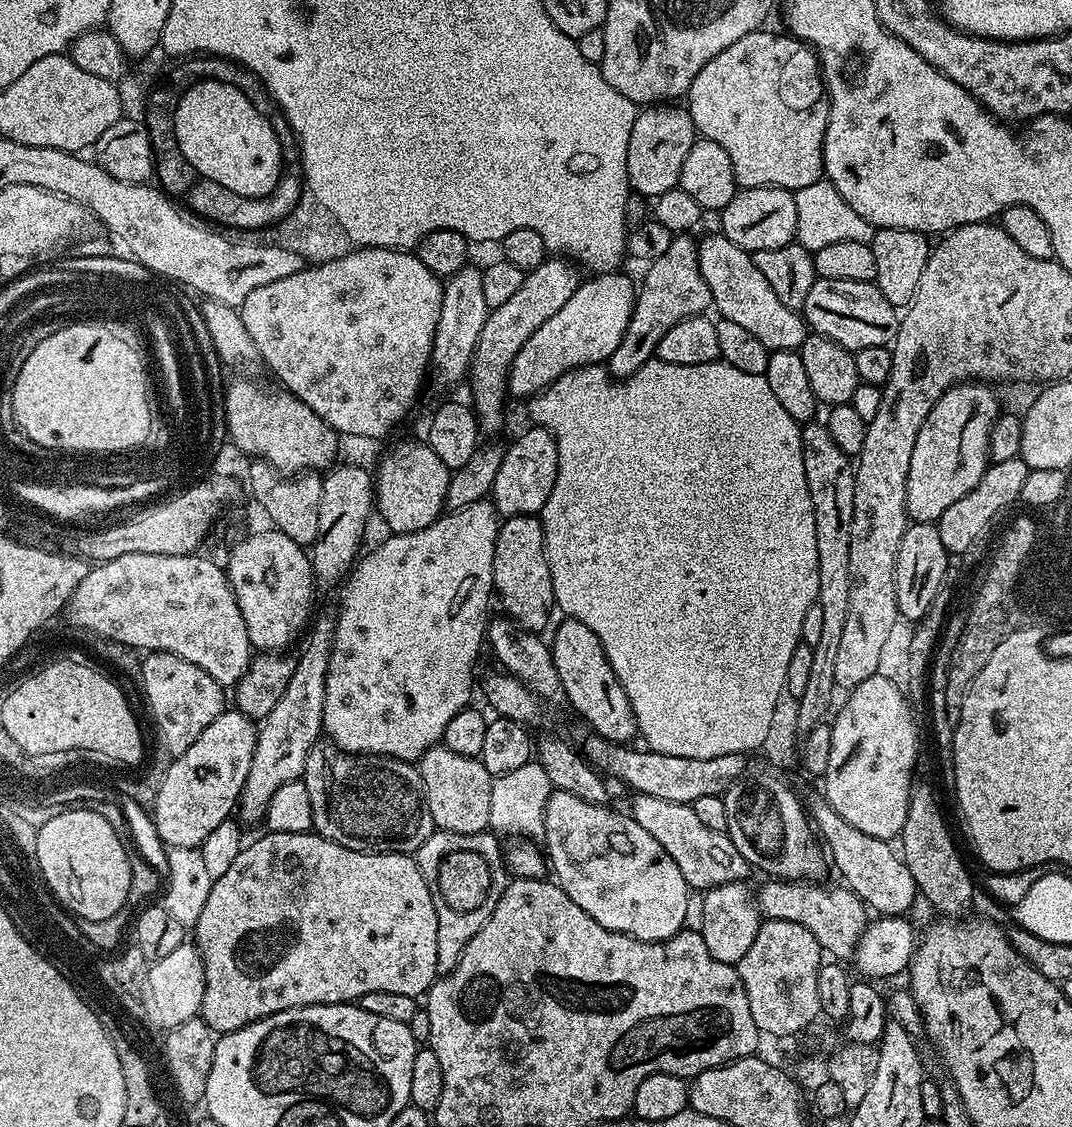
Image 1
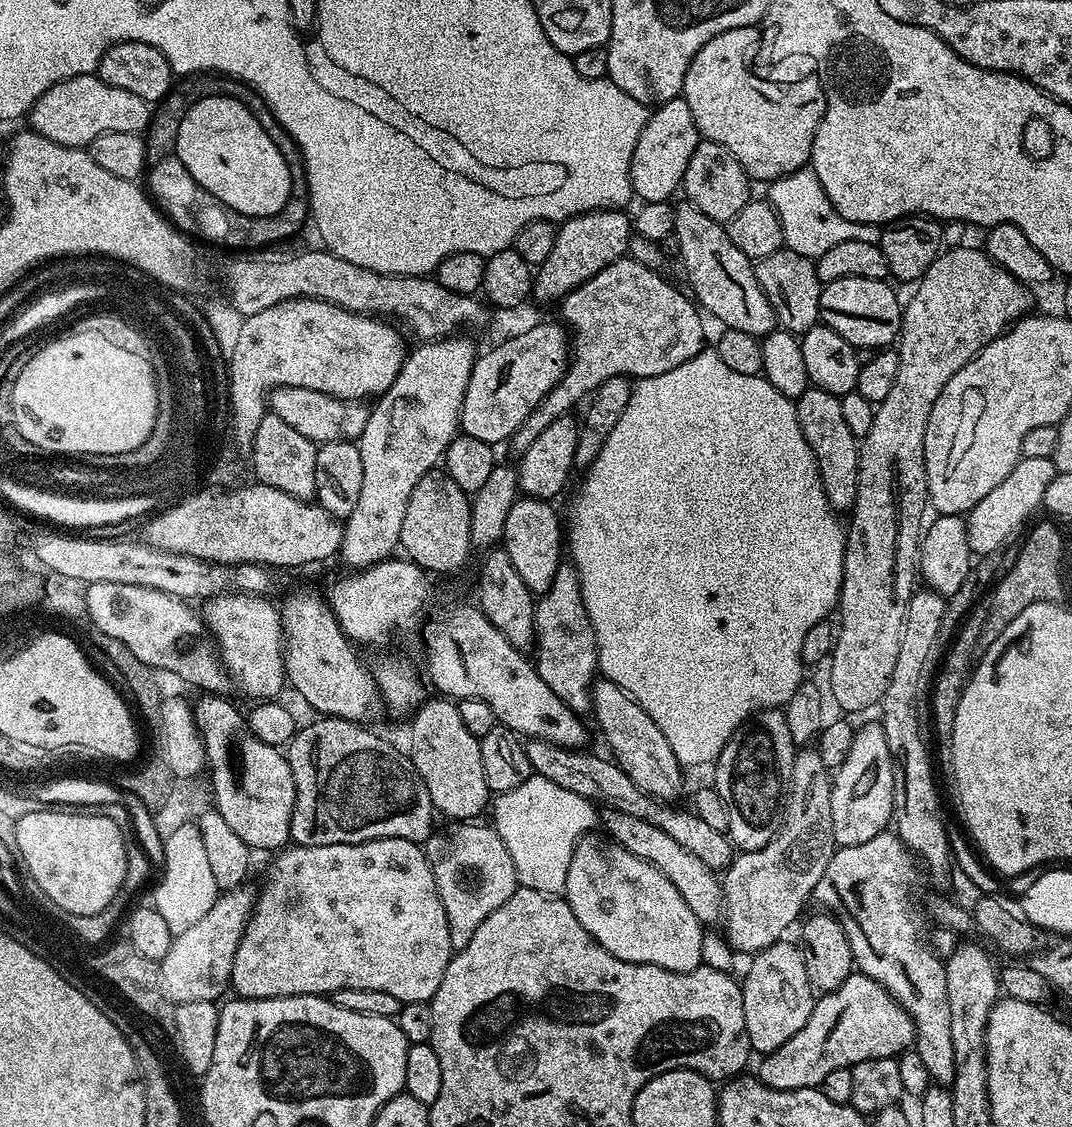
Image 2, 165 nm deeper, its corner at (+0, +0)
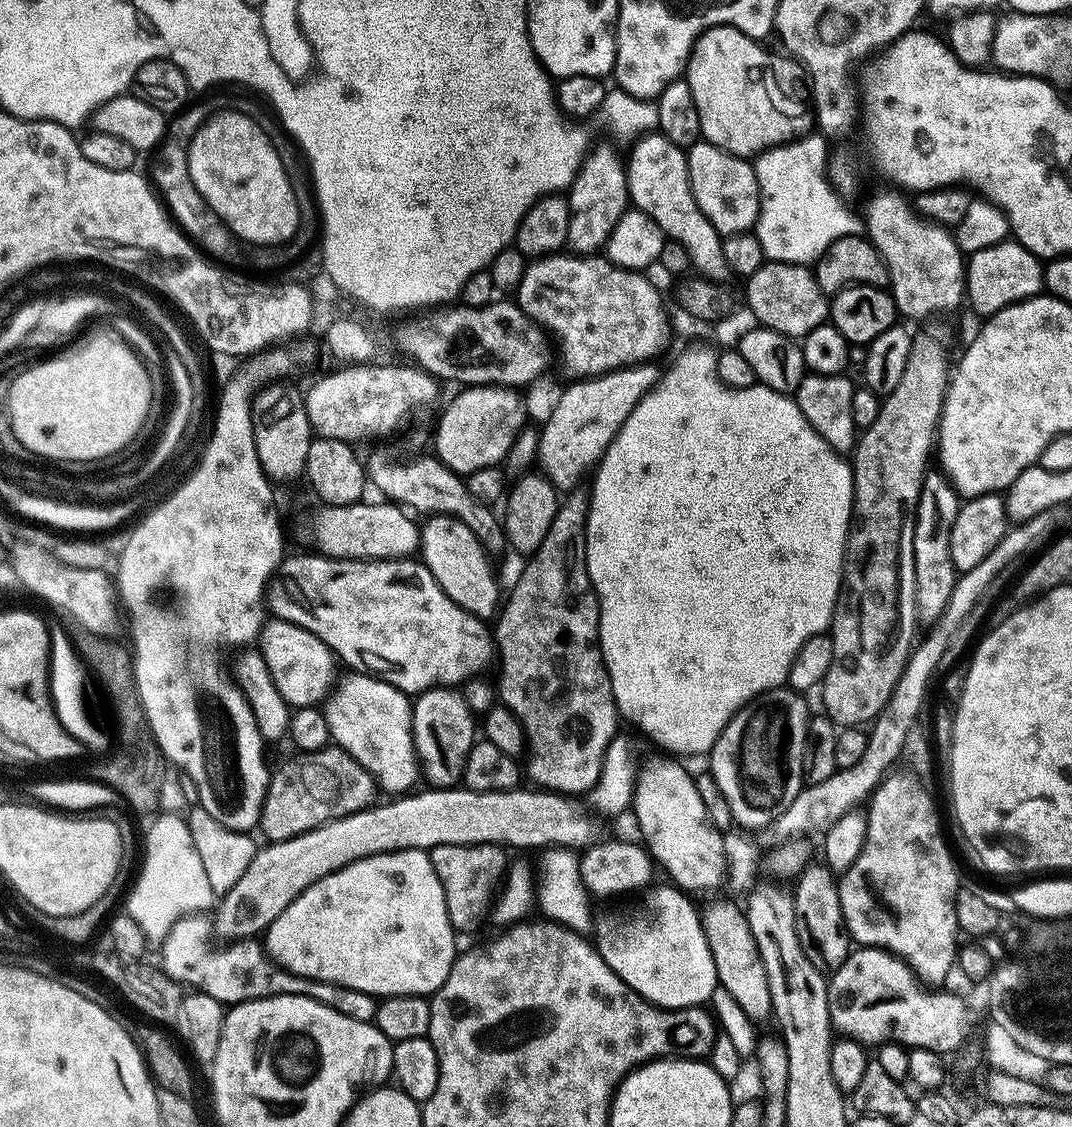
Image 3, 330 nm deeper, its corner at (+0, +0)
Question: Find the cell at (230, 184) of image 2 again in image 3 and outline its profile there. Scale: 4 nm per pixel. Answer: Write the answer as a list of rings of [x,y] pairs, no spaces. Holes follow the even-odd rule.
[[[213,111],[208,119],[205,120],[203,126],[194,134],[194,138],[190,142],[188,147],[188,165],[190,166],[190,178],[194,178],[194,186],[198,188],[198,192],[202,194],[202,198],[205,199],[210,210],[217,215],[221,223],[228,227],[237,239],[249,245],[281,245],[287,242],[287,240],[294,238],[294,234],[300,225],[300,211],[298,210],[296,195],[292,189],[290,178],[287,177],[283,169],[282,160],[279,158],[278,152],[274,150],[274,146],[271,145],[270,138],[263,132],[259,119],[253,118],[251,120],[244,112]]]

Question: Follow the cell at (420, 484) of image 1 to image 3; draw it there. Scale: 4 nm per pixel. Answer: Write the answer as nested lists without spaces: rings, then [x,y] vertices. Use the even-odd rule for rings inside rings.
[[[432,514],[428,518],[420,528],[418,552],[422,563],[430,570],[430,574],[434,574],[438,586],[442,586],[445,594],[458,602],[458,606],[481,618],[495,617],[502,592],[500,596],[500,588],[492,577],[489,553],[480,545],[480,539],[470,530],[470,526],[466,526],[458,518],[443,514]]]

